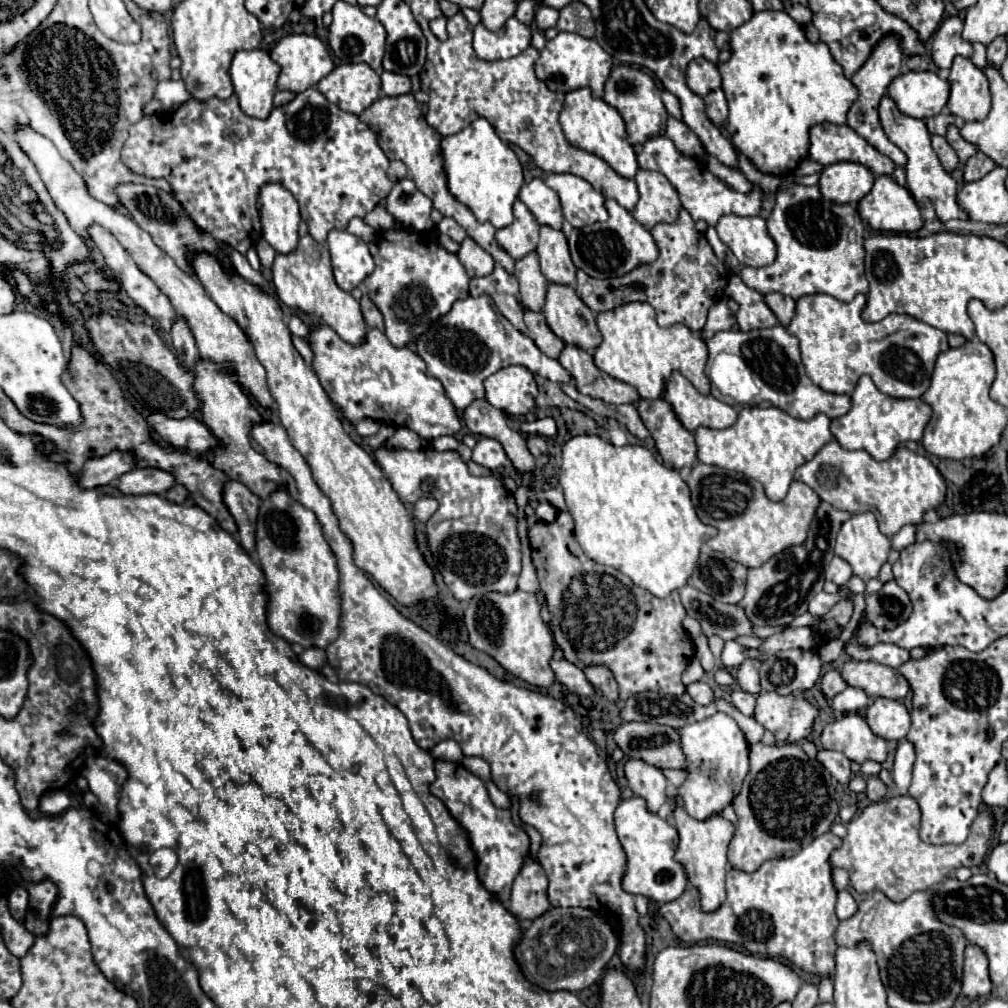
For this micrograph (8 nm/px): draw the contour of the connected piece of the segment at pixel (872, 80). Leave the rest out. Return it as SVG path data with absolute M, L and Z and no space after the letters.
M885 36L877 48L873 50L873 54L869 56L869 60L853 74L851 82L857 86L859 90L859 98L853 102L853 106L849 108L849 114L847 114L847 124L859 134L863 136L871 146L875 146L881 154L889 156L897 166L905 166L905 154L889 142L889 138L885 136L883 128L881 128L881 122L879 122L879 100L883 98L883 94L887 92L887 86L893 78L897 78L901 74L901 64L903 64L903 52L899 48L899 38L897 36Z

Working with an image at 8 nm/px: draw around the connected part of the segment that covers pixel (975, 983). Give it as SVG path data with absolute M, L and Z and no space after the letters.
M969 944L965 948L961 996L965 996L965 998L979 998L979 996L987 996L991 990L993 990L993 984L989 980L985 952L981 952L981 948L973 948Z

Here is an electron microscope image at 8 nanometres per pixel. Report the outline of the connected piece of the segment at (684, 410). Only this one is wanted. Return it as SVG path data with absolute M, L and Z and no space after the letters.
M673 372L667 380L663 400L689 432L695 432L699 426L729 428L737 420L737 412L729 404L713 396L699 394L679 372Z

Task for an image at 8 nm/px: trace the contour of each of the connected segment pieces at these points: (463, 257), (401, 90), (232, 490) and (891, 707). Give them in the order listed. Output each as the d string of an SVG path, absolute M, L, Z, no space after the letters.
M465 238L461 244L461 250L457 252L463 268L471 278L477 276L489 276L493 272L493 258L471 238Z
M383 72L381 74L383 80L383 94L387 96L401 96L401 94L409 94L411 92L411 82L407 76L401 74L393 74L393 72Z
M227 480L223 488L223 502L237 524L241 546L251 552L255 548L255 522L259 512L259 498L237 480Z
M885 698L873 700L869 704L865 720L879 738L891 744L897 744L901 738L905 738L911 726L909 710L905 708L905 704L899 700L885 700Z

